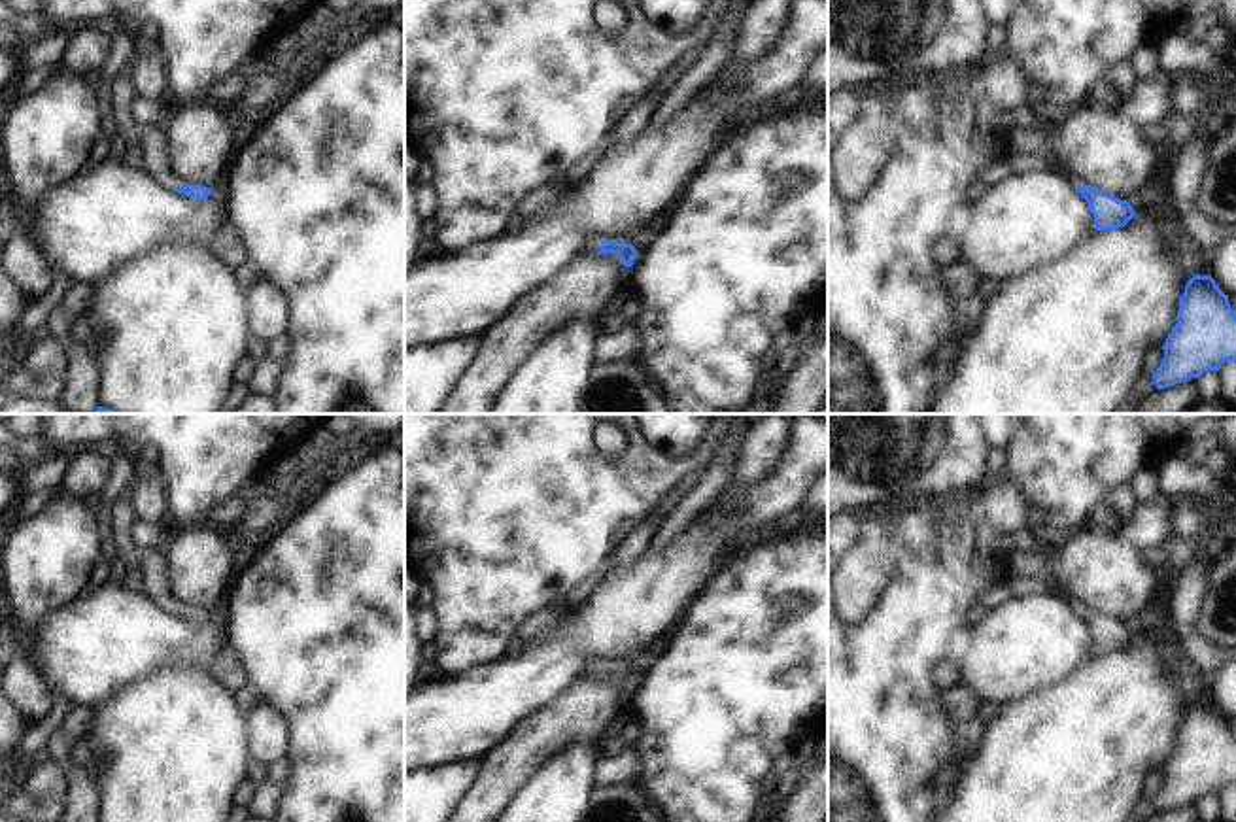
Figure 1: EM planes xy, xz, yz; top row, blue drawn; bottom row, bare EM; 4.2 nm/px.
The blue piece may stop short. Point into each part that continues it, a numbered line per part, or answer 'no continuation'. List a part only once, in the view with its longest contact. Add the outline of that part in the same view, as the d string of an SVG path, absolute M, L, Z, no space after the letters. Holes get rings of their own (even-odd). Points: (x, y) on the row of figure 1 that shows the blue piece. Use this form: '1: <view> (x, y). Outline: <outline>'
1: xz (596, 242). Outline: M593 234L593 236L588 240L588 244L586 244L586 248L584 248L584 253L586 253L586 255L597 253L597 251L603 248L603 244L605 244L605 238L599 236L599 234Z

